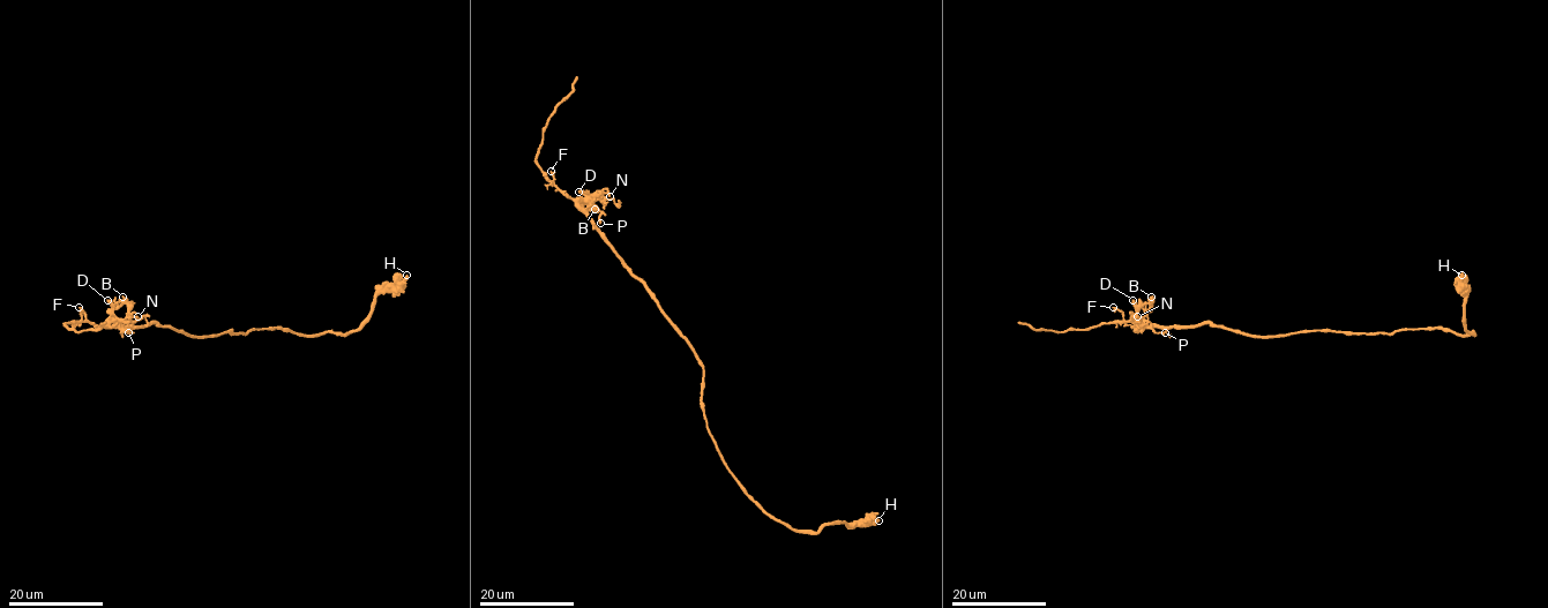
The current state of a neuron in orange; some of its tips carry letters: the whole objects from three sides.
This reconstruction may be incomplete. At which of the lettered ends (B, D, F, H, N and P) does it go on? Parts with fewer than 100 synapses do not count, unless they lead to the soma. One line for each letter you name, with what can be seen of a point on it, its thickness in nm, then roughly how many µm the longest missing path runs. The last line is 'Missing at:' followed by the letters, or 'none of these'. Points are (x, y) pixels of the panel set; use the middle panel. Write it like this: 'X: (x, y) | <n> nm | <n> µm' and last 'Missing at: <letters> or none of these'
Missing at: none of these

